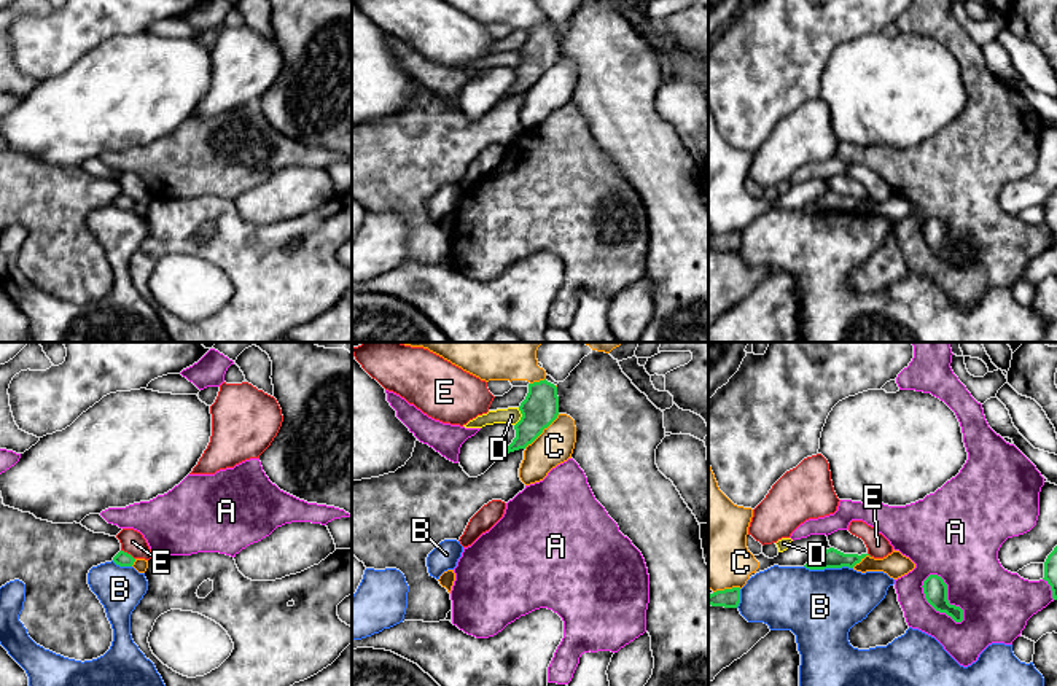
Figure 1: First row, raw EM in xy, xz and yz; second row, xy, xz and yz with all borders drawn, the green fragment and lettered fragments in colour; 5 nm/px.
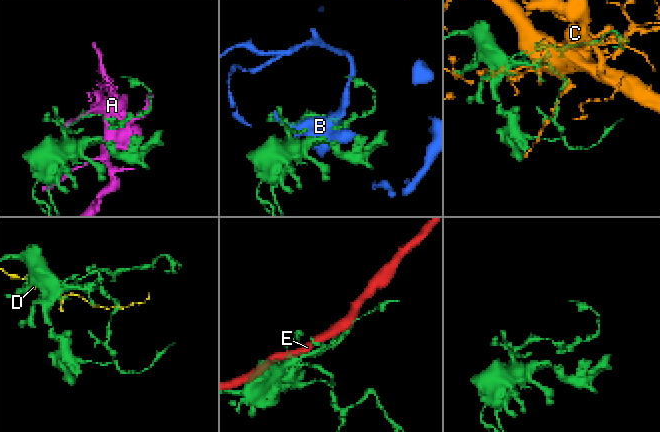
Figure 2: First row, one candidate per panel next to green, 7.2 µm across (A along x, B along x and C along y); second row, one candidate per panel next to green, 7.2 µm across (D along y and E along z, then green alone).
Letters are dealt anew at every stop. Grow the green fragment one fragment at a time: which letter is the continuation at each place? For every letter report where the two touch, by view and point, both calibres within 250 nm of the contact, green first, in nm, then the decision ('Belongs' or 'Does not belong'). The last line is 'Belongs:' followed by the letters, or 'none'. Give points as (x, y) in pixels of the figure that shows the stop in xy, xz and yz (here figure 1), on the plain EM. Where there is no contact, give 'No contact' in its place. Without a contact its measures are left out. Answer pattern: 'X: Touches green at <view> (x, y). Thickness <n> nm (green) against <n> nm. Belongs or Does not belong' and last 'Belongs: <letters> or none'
A: Touches green at yz (946, 241). Thickness 120 nm (green) against 360 nm. Does not belong
B: Touches green at yz (828, 210). Thickness 100 nm (green) against 380 nm. Does not belong
C: Touches green at xz (542, 75). Thickness 190 nm (green) against 190 nm. Does not belong
D: Touches green at xz (521, 61). Thickness 190 nm (green) against 90 nm. Does not belong
E: Touches green at xy (126, 196). Thickness 80 nm (green) against 120 nm. Does not belong
Belongs: none

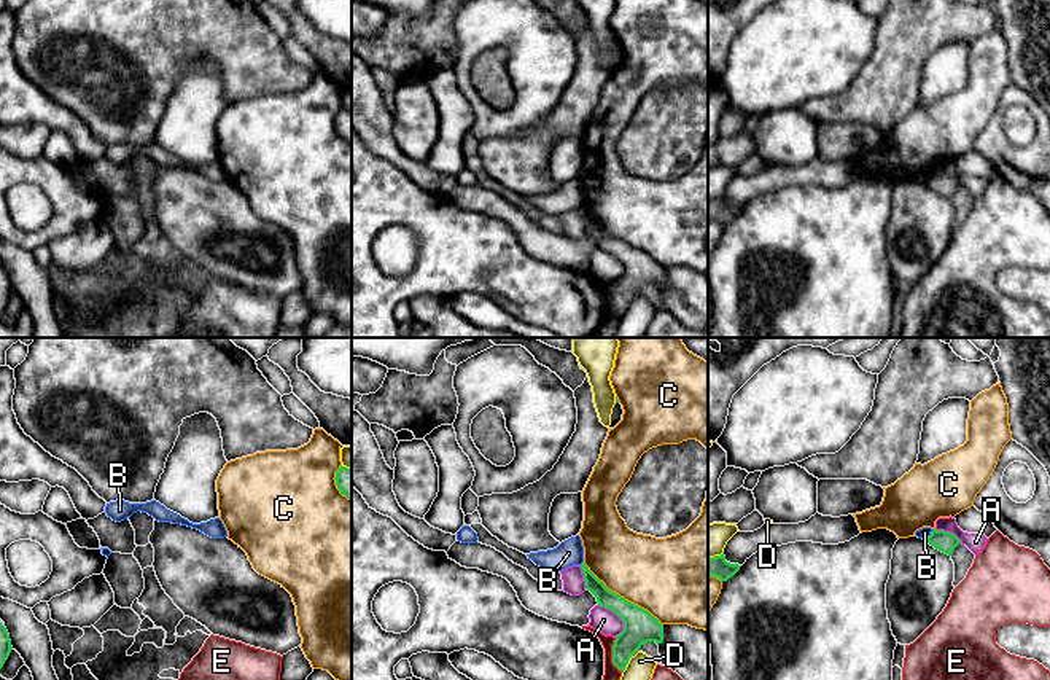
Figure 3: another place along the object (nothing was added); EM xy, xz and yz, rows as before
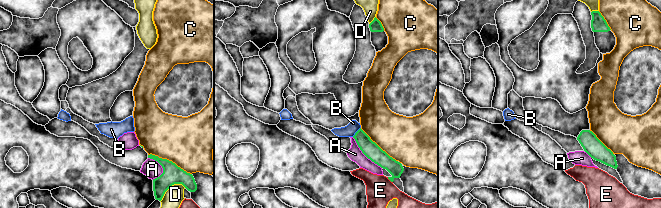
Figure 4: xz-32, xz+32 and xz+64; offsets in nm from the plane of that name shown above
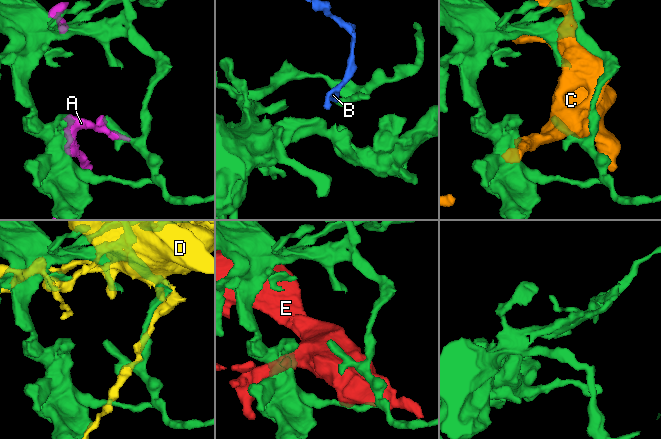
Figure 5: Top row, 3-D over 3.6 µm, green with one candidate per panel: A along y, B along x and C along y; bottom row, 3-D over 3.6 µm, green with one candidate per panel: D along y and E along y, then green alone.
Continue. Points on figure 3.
A: Touches green at xz (618, 258). Thickness 170 nm (green) against 120 nm. Does not belong
B: Touches green at yz (929, 179). Thickness 110 nm (green) against 60 nm. Does not belong
C: Touches green at xz (622, 241). Thickness 170 nm (green) against 400 nm. Does not belong
D: Touches green at xz (627, 306). Thickness 170 nm (green) against 140 nm. Does not belong
E: Touches green at xz (613, 298). Thickness 170 nm (green) against 90 nm. Does not belong
Belongs: none

